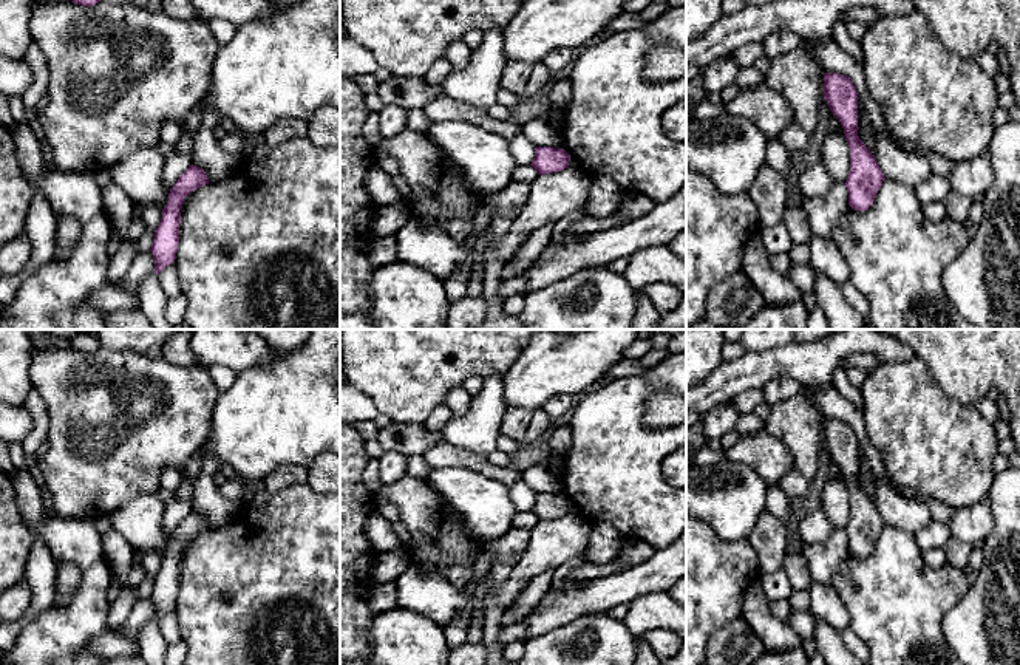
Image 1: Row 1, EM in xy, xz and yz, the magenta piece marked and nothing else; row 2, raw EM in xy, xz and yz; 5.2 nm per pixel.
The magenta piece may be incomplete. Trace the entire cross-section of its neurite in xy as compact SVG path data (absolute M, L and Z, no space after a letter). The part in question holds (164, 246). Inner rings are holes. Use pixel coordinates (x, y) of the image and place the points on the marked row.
M190 165L170 189L168 201L162 209L162 218L155 230L151 254L155 258L155 272L159 274L165 266L175 263L179 244L181 207L184 198L209 184L206 172L198 165Z

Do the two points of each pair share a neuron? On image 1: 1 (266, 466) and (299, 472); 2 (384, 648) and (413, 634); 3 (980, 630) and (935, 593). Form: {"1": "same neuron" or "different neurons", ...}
{"1": "different neurons", "2": "same neuron", "3": "different neurons"}

